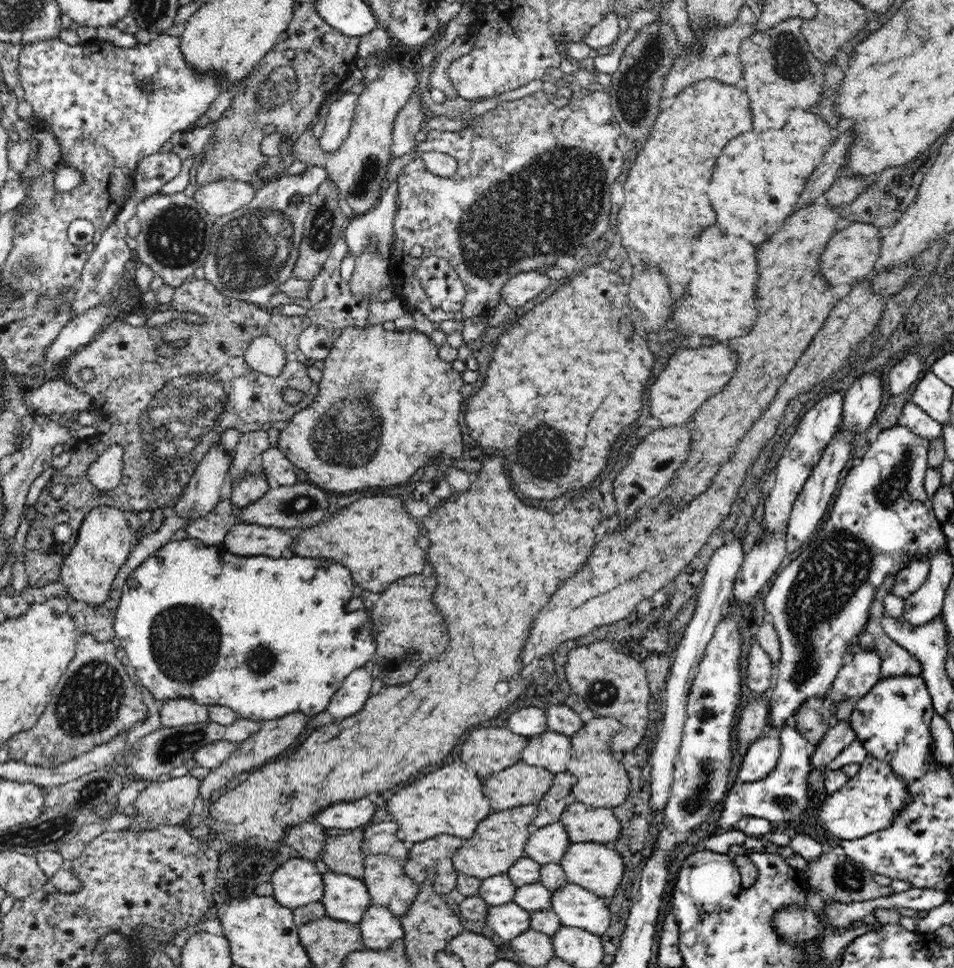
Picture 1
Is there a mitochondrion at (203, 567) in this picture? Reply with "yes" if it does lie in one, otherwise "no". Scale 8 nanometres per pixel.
no

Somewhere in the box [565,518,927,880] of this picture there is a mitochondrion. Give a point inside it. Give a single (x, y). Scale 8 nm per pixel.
(836, 567)

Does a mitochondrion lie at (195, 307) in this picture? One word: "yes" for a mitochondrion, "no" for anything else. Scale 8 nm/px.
no

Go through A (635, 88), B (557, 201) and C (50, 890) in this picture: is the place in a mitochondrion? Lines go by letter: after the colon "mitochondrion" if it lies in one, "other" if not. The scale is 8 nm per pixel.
A: mitochondrion
B: mitochondrion
C: other

